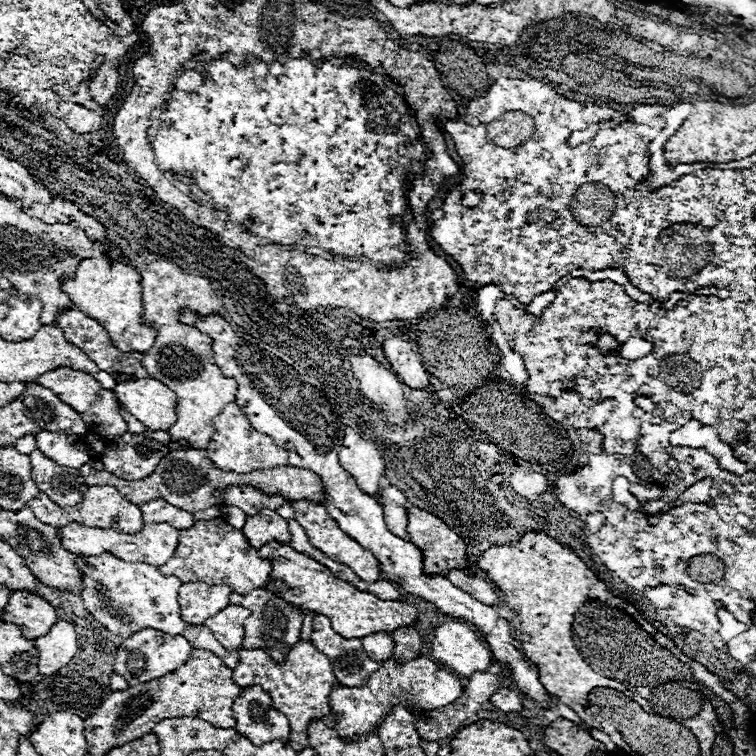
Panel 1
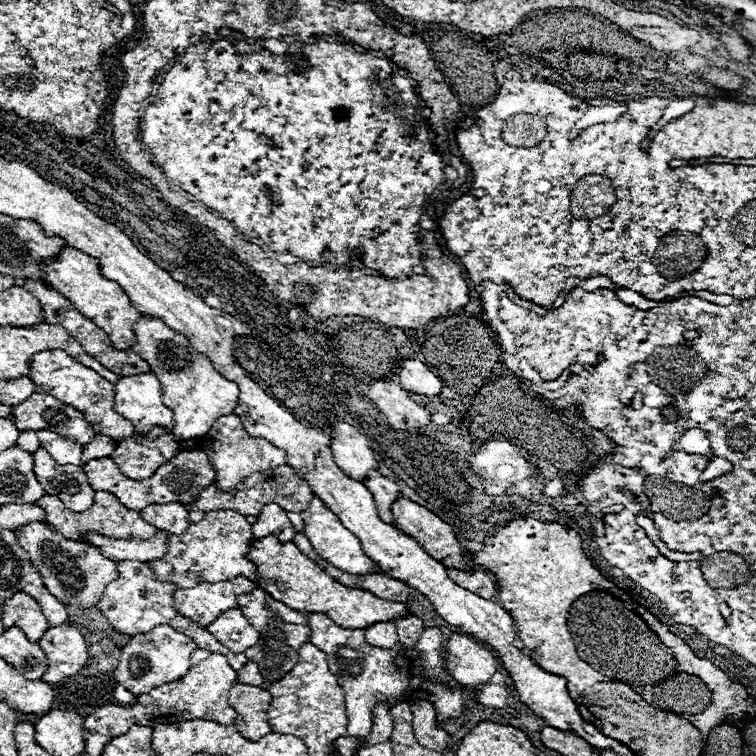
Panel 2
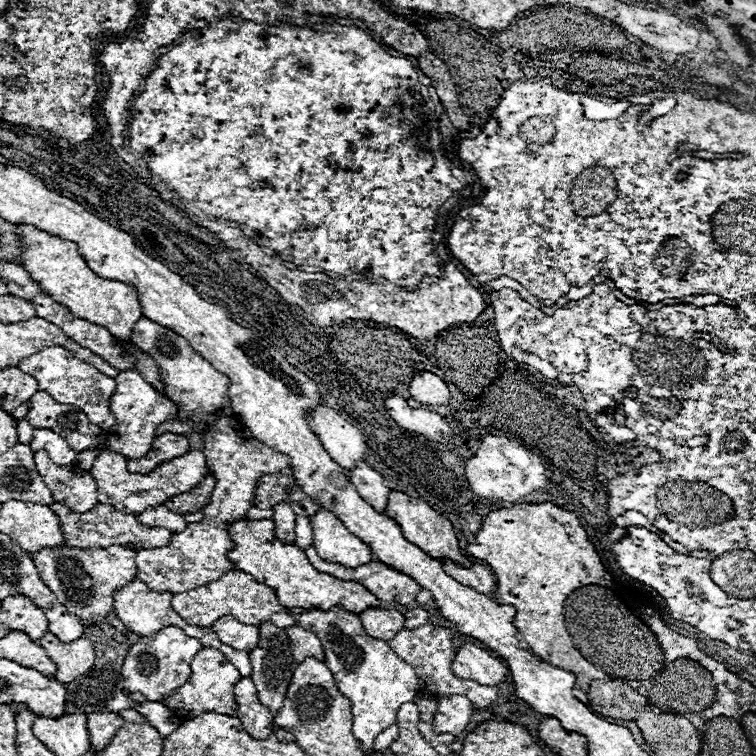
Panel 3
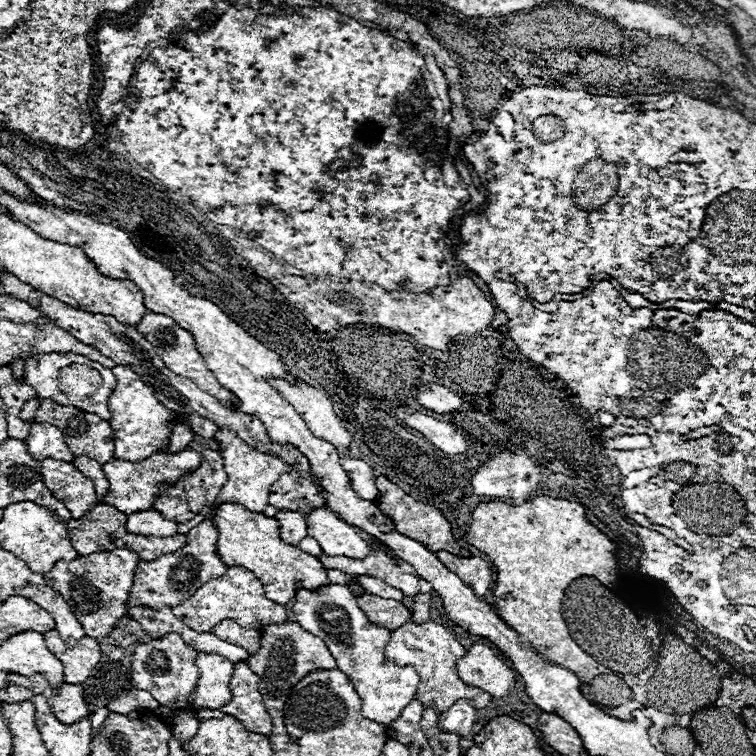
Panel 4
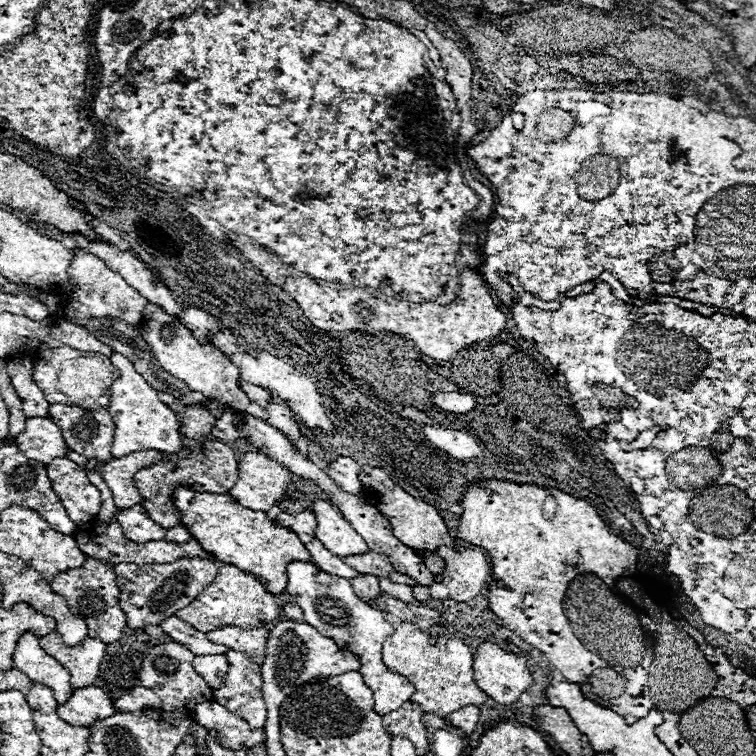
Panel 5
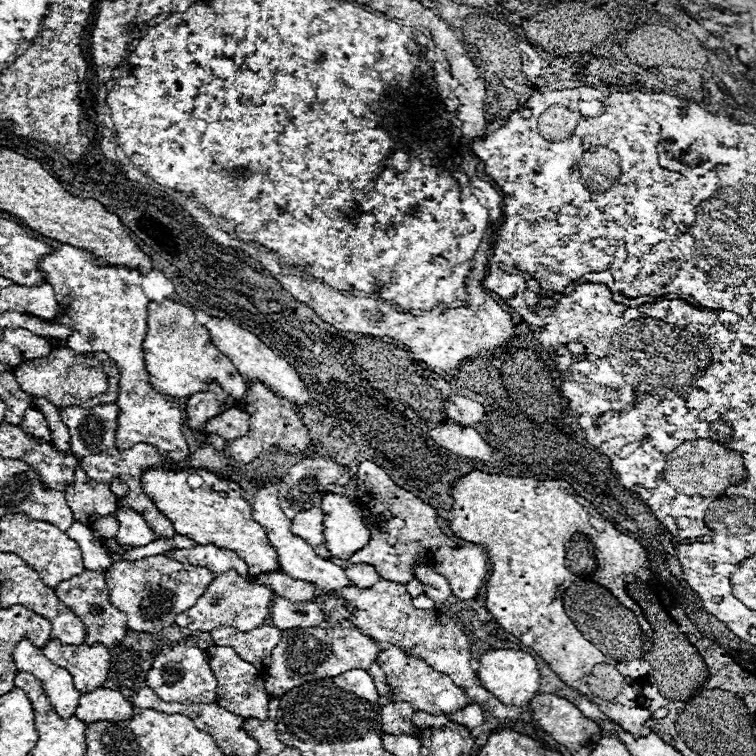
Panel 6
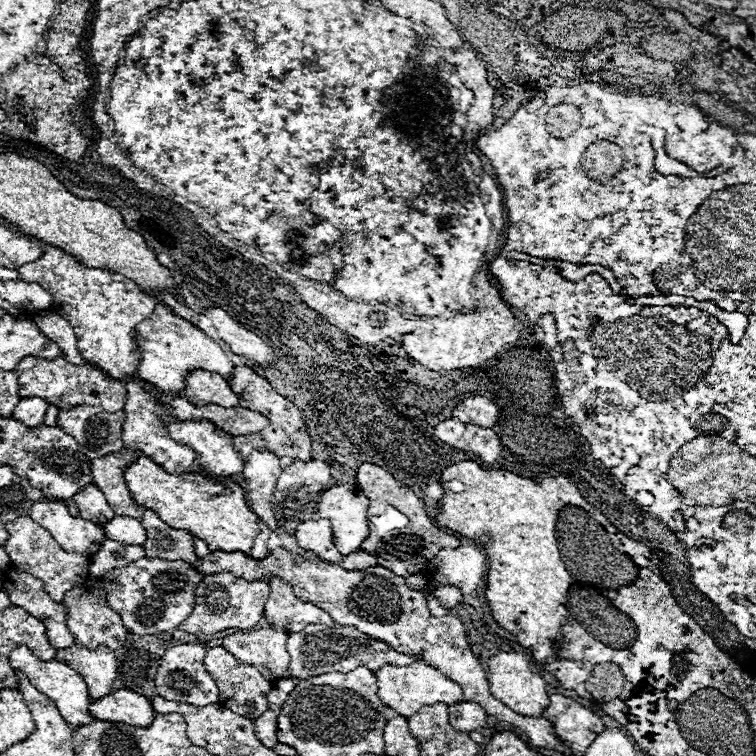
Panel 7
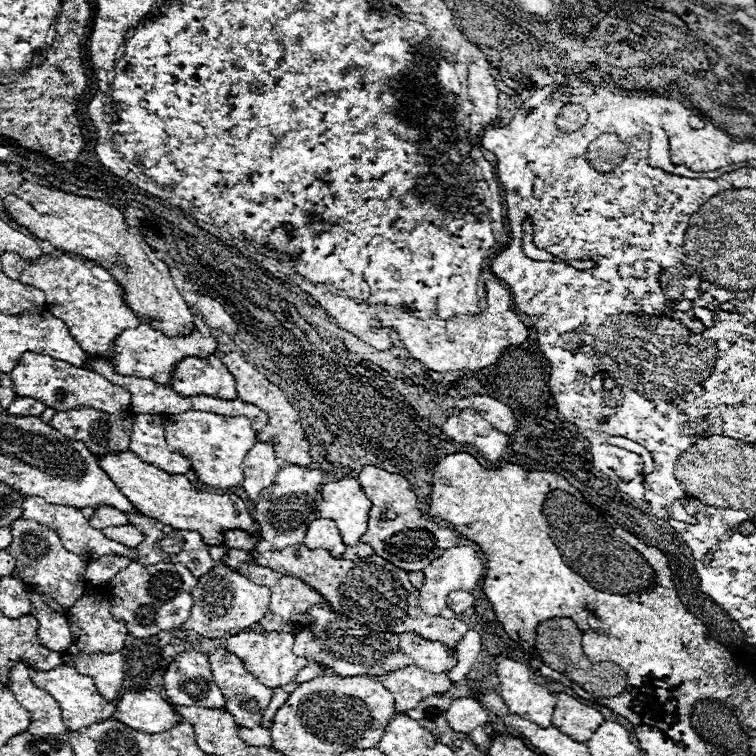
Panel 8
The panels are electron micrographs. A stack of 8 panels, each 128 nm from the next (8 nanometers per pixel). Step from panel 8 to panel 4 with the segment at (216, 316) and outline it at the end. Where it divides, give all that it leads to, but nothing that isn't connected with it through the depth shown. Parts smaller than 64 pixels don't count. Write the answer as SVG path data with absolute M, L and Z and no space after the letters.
M268 378L268 382L270 386L276 386L276 390L284 394L284 398L288 398L288 402L296 408L296 412L312 430L312 434L332 442L340 452L347 451L352 442L352 435L340 424L334 424L336 420L332 404L322 392L318 392L316 388L302 380L296 380L292 384L284 378Z

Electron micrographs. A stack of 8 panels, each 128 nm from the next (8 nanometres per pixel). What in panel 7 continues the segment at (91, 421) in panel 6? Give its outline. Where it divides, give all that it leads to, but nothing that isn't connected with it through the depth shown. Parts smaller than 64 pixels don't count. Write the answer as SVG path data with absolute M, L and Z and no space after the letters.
M74 406L68 410L60 410L56 418L56 426L60 426L60 430L64 430L66 434L72 434L72 438L80 442L84 454L90 460L124 448L124 422L126 414L122 410L110 414L96 406Z

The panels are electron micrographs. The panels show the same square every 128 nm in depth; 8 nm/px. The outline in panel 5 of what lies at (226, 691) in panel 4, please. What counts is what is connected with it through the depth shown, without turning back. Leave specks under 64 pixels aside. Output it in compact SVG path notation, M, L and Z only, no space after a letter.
M204 654L194 658L194 668L200 672L210 688L220 688L228 672L228 662L224 654Z

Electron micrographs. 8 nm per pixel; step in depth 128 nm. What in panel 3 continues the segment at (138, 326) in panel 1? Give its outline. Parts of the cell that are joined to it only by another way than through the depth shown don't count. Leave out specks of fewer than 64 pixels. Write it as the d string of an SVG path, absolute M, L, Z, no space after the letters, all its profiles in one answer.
M16 224L16 234L20 234L18 244L22 248L22 266L24 270L28 270L28 274L32 274L34 282L40 282L44 294L52 294L52 298L64 302L64 306L68 306L68 310L72 310L76 318L84 318L92 324L104 326L112 336L120 340L130 338L134 324L142 318L136 288L118 280L98 278L80 256L78 246L68 240L50 236L30 224Z

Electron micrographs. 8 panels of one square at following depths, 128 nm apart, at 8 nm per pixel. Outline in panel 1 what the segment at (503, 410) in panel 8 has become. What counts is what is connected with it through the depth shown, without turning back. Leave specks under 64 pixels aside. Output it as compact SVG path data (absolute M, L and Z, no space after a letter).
M392 338L382 344L386 360L390 362L394 374L410 388L426 390L430 386L430 374L420 362L418 354L412 350L410 342L402 338Z

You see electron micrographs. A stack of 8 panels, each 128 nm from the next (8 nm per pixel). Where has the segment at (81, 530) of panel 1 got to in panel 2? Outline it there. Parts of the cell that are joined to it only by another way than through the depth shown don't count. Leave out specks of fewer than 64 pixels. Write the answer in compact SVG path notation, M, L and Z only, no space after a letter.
M160 530L154 538L148 540L116 540L100 534L86 534L84 542L88 546L98 546L104 556L112 560L140 560L148 562L154 558L160 558L166 552L166 542L168 542L168 532Z

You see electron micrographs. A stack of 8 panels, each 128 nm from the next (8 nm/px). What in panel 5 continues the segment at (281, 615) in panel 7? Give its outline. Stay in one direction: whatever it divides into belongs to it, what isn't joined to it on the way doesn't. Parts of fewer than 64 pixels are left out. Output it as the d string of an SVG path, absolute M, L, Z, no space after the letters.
M288 602L288 604L280 606L280 612L282 612L282 616L286 616L288 620L300 620L300 618L304 618L304 612L302 612L302 608L300 608L296 602Z

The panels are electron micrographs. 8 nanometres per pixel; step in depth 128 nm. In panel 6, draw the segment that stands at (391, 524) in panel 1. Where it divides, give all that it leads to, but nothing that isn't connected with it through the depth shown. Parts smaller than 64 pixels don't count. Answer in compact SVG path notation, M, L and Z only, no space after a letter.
M304 458L294 464L282 478L278 506L292 520L300 510L320 504L320 496L328 484L348 484L350 472L344 466L324 458Z

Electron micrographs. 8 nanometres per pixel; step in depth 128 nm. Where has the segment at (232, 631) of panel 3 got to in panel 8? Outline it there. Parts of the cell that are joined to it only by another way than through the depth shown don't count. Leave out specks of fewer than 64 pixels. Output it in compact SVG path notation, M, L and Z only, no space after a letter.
M240 632L228 638L226 650L232 650L232 654L236 654L248 672L252 672L252 676L256 676L260 682L264 682L264 686L270 688L278 688L278 686L286 686L288 682L292 682L292 678L298 674L298 670L302 670L304 666L308 666L306 658L300 658L292 652L294 646L294 634L290 632L272 632L272 634L258 634L258 632Z

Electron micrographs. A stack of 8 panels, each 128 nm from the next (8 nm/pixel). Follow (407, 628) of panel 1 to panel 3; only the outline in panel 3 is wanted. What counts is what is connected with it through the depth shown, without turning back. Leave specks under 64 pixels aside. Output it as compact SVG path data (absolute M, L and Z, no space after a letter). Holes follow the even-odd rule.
M242 518L228 526L230 538L234 542L232 550L228 552L230 562L238 570L252 574L258 582L264 582L272 590L276 590L276 598L284 608L314 608L320 606L322 610L330 610L334 604L342 604L346 610L360 614L368 606L380 606L380 600L362 584L338 580L330 574L318 572L310 560L306 558L304 550L294 544L284 544L274 536L274 522L272 520L250 520ZM414 608L414 610L408 610L408 612L406 612L406 622L404 622L404 626L406 626L408 630L414 630L414 628L426 624L426 622L428 622L428 612L426 612L426 610Z

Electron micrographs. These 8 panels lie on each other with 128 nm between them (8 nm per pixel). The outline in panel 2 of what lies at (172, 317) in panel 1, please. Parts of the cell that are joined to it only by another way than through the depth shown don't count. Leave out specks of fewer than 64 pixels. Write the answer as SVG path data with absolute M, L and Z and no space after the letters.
M140 316L140 320L134 324L134 334L136 342L132 344L132 350L136 350L136 354L140 354L140 358L150 364L150 370L156 374L156 378L160 378L164 404L174 412L172 434L176 440L204 436L216 418L234 410L238 400L236 382L226 380L220 372L216 372L212 362L204 354L196 352L184 334L170 330L158 318L146 316Z

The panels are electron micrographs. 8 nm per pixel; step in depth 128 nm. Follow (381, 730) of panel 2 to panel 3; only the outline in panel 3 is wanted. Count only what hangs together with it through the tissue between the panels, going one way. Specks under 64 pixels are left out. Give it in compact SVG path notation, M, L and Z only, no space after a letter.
M388 726L382 734L378 734L378 738L374 740L374 750L384 750L390 748L390 744L398 738L398 726Z

